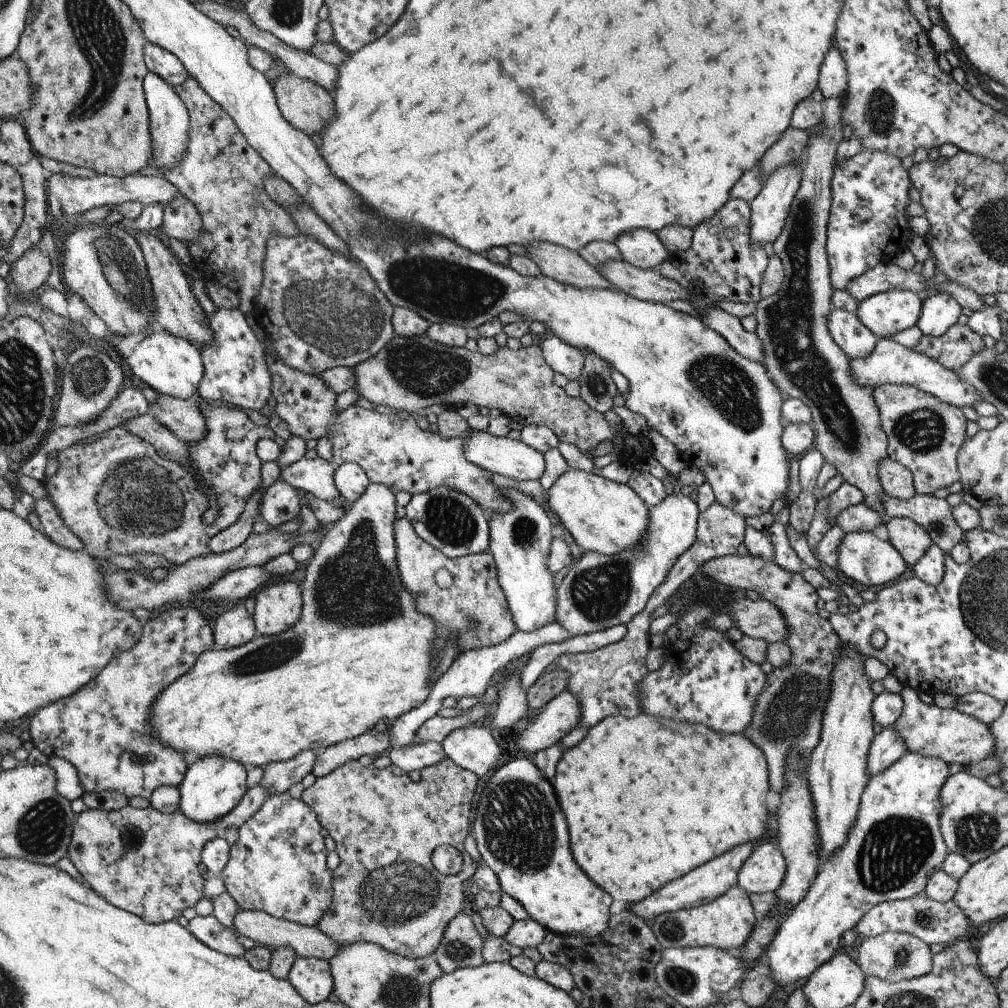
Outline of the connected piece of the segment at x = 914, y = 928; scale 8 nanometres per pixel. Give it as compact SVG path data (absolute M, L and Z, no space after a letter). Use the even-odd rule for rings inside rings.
M924 892L909 899L884 901L877 904L860 919L854 930L866 939L886 931L908 933L923 940L928 946L942 944L946 947L954 943L956 939L965 938L968 928L970 928L969 920L953 900L946 903L936 902L928 898Z

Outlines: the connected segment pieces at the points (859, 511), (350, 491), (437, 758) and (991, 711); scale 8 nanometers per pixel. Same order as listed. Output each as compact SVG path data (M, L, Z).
M864 503L849 506L837 516L836 522L834 522L846 534L864 531L872 532L882 523L885 523L883 514Z
M344 463L337 467L333 479L340 495L356 502L368 490L369 475L358 463Z
M426 741L417 745L396 747L390 752L392 764L399 766L407 773L410 770L422 770L424 767L437 765L447 758L443 746L434 741Z
M973 692L956 697L956 710L973 716L976 720L989 725L995 721L1002 712L1004 703L992 698L989 694Z

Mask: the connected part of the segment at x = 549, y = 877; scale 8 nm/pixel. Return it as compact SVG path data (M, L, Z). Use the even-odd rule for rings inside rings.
M528 756L516 757L507 764L497 767L492 771L491 777L488 781L485 781L483 786L480 800L476 809L476 816L474 820L474 840L476 840L478 852L481 854L484 864L488 865L498 877L499 883L501 884L501 890L509 895L512 895L518 902L525 906L526 912L532 917L536 922L539 922L546 930L555 933L566 934L566 935L576 935L580 936L596 936L602 932L602 928L608 926L608 920L610 920L610 906L612 906L613 898L600 888L594 881L588 878L588 875L578 866L578 863L574 860L571 851L571 842L568 836L568 824L566 824L566 816L558 804L559 800L556 800L557 796L554 787L551 782L545 777L545 774L537 767L534 760L530 759Z

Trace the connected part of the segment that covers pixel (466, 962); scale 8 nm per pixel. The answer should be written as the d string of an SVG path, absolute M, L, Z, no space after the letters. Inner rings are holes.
M460 914L449 923L448 930L434 952L446 974L464 967L480 967L482 958L482 938L474 928L468 914Z

